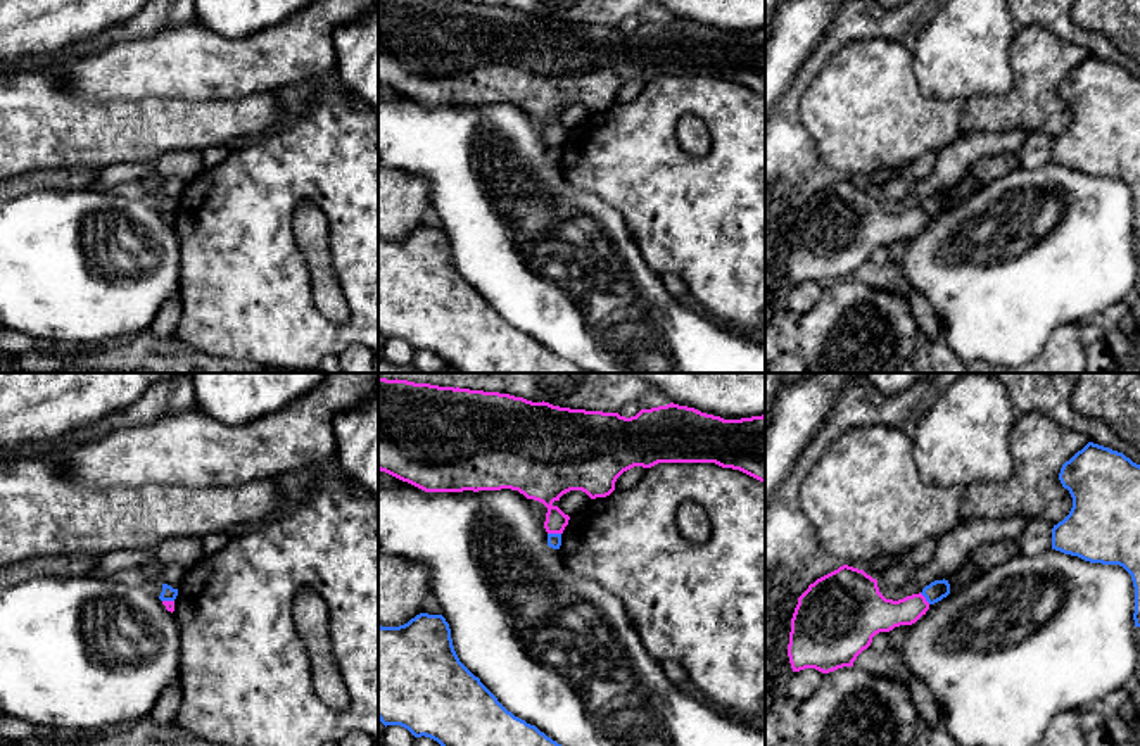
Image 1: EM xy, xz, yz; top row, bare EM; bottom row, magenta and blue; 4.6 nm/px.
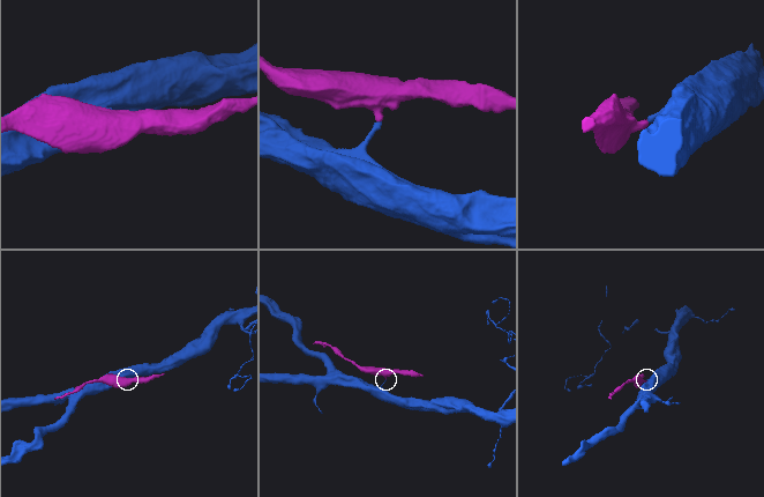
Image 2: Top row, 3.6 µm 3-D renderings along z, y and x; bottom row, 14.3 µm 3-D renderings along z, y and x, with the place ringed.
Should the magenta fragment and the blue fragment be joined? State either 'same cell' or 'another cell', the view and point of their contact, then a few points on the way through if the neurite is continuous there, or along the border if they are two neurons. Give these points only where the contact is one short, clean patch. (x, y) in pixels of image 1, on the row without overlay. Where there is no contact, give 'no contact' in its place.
another cell | xz (555, 145) | along xz (548, 145), (560, 147)

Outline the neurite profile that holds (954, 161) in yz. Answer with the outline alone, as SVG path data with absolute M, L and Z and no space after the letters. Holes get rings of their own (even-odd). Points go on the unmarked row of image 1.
M1028 130L960 133L950 145L941 149L933 171L914 183L909 197L919 205L934 193L948 193L969 171L971 164L983 157L995 157L1021 149L1029 135Z

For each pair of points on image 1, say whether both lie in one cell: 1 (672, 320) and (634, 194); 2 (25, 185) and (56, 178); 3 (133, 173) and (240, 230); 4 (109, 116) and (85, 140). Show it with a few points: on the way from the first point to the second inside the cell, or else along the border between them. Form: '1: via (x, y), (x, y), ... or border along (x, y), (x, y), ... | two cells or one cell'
1: border along (636, 240), (643, 261), (660, 277) | two cells
2: via (31, 182), (49, 180) | one cell
3: border along (187, 182), (177, 201) | two cells
4: via (104, 121), (90, 135) | one cell

